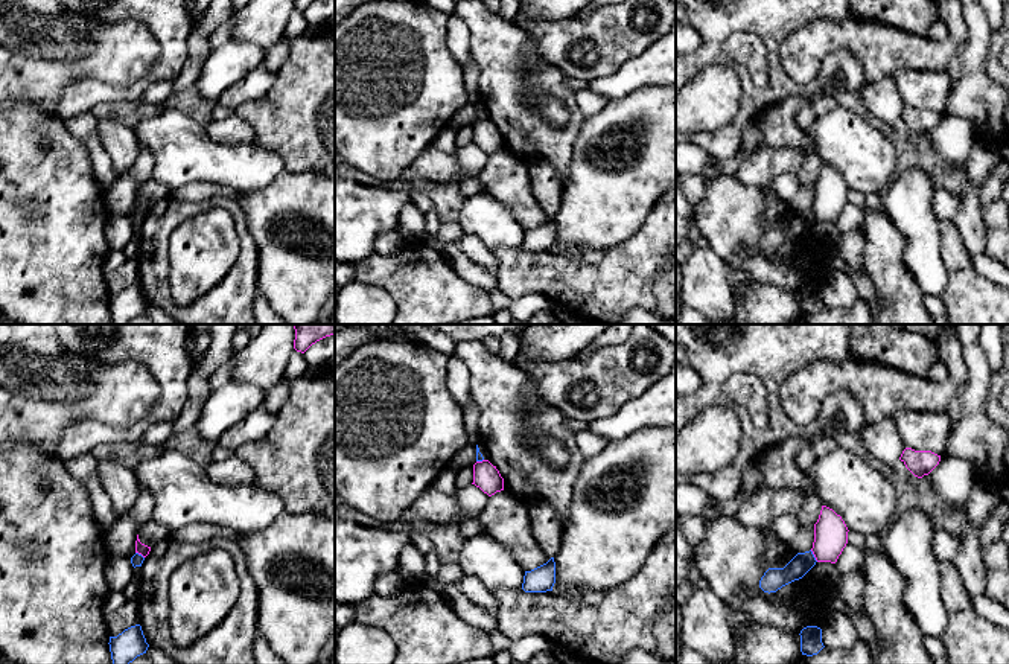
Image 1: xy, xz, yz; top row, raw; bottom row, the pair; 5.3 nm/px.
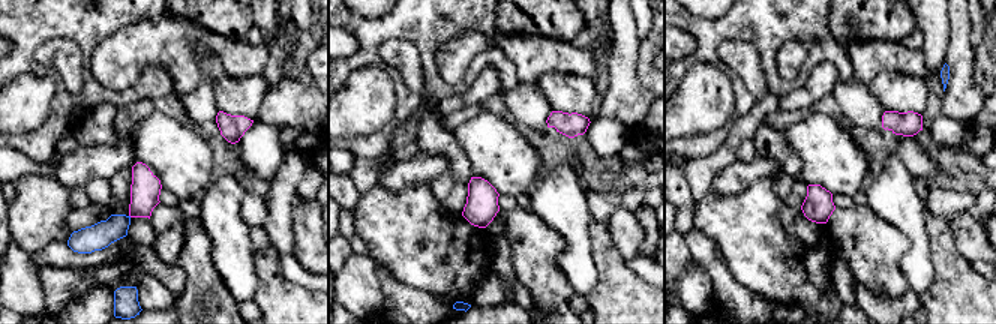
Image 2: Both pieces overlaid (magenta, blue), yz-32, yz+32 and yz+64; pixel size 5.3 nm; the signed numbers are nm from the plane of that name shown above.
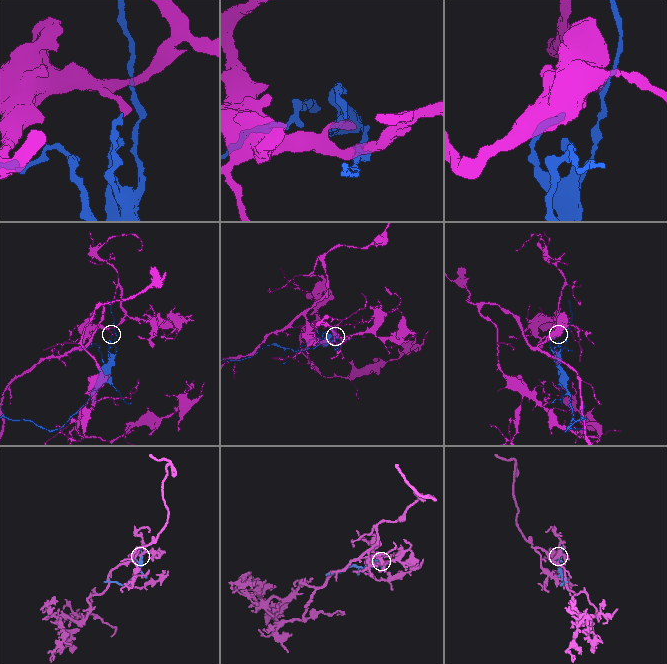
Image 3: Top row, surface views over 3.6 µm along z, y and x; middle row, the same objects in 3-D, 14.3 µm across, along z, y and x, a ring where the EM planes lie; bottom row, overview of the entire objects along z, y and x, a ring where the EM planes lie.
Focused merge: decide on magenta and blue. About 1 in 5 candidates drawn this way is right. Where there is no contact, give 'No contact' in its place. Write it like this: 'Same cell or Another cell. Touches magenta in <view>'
Another cell. Touches magenta in yz

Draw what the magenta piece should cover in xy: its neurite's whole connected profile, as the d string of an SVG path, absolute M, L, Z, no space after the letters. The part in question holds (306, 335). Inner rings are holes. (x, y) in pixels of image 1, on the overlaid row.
M292 324L295 329L294 349L304 353L317 341L335 335L335 324Z

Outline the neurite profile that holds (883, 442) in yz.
M893 417L864 425L857 434L875 463L892 464L899 460L906 449Z

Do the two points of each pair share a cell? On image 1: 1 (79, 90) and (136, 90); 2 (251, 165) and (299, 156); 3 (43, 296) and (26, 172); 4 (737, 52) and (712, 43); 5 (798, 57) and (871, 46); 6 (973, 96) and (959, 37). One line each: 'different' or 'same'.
1: same
2: different
3: same
4: different
5: same
6: different

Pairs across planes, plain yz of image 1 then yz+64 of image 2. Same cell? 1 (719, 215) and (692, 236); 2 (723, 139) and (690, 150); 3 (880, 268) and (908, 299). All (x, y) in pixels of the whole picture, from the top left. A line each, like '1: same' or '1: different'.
1: different
2: same
3: different

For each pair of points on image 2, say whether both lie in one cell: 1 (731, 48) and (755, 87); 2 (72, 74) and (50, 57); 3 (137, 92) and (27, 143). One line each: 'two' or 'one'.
1: one
2: one
3: one

